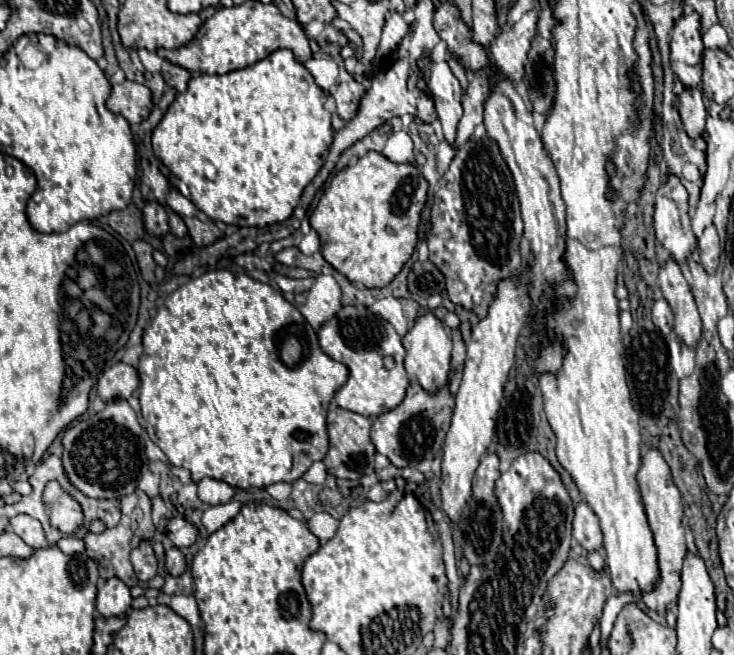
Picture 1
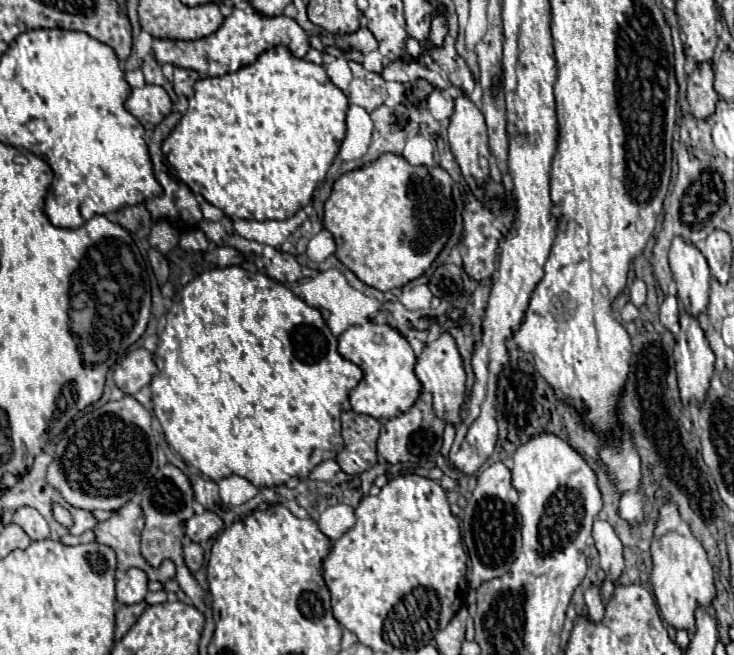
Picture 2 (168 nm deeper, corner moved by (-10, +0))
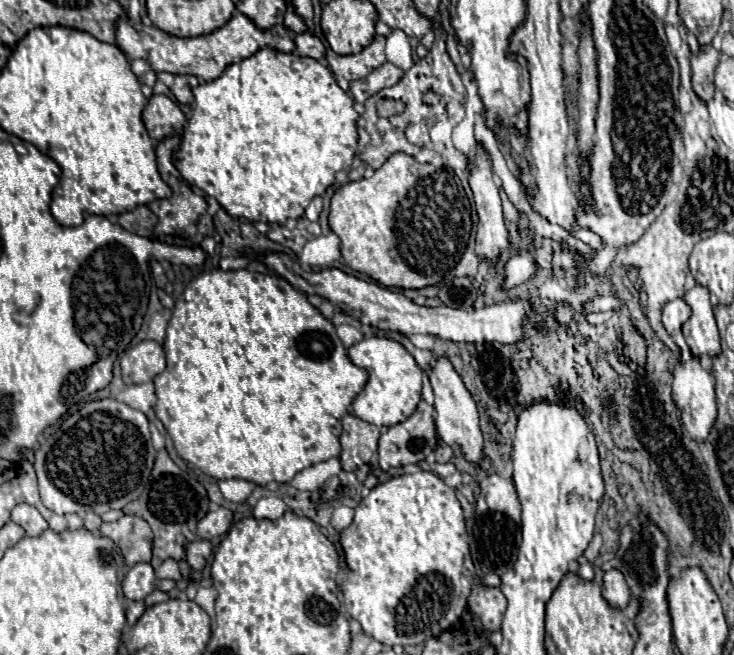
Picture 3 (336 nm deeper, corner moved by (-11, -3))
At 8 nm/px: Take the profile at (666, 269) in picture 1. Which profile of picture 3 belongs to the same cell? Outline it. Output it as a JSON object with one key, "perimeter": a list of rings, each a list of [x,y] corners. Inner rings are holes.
{"perimeter":[[[690,356],[690,360],[678,362],[674,366],[674,384],[672,384],[672,400],[680,412],[682,426],[694,440],[704,440],[716,420],[716,396],[714,396],[714,374],[702,368],[700,358]]]}

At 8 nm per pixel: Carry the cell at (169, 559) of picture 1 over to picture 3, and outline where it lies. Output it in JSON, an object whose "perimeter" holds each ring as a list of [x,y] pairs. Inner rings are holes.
{"perimeter":[[[194,540],[186,548],[186,558],[192,570],[202,570],[210,554],[212,554],[212,544],[208,540]]]}

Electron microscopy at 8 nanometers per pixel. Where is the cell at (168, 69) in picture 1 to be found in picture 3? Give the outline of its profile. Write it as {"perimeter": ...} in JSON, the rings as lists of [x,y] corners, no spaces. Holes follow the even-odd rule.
{"perimeter":[[[176,76],[176,84],[172,86],[172,94],[176,96],[176,100],[180,104],[192,104],[194,102],[194,94],[192,94],[194,86],[198,86],[196,76]]]}

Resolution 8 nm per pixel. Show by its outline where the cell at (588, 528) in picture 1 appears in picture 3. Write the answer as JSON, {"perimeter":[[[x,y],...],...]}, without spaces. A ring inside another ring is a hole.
{"perimeter":[[[610,570],[604,574],[604,586],[602,586],[602,596],[608,600],[610,606],[624,608],[630,600],[630,588],[624,580],[624,574],[620,570]]]}

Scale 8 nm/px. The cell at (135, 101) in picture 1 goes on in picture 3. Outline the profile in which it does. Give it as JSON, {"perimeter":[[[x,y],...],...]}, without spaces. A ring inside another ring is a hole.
{"perimeter":[[[154,94],[146,108],[142,110],[142,120],[144,126],[150,134],[152,140],[162,140],[170,134],[176,134],[178,128],[182,128],[184,124],[184,114],[178,108],[176,102],[172,102],[168,96],[162,94]]]}

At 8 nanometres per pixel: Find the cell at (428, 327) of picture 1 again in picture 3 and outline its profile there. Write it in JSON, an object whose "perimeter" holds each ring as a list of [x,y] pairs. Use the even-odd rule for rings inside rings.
{"perimeter":[[[438,356],[428,378],[430,378],[432,390],[434,390],[434,398],[436,398],[434,408],[436,408],[438,436],[454,450],[460,450],[466,456],[466,460],[480,462],[482,460],[482,442],[484,442],[482,430],[480,430],[480,414],[478,414],[476,402],[474,402],[472,394],[466,390],[460,374],[454,370],[452,362],[446,356]]]}

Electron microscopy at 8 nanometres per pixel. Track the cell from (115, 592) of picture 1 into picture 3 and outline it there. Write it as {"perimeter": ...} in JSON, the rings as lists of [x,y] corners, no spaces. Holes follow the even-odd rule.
{"perimeter":[[[150,564],[132,566],[122,582],[122,592],[128,600],[144,600],[154,588],[156,588],[156,576]]]}

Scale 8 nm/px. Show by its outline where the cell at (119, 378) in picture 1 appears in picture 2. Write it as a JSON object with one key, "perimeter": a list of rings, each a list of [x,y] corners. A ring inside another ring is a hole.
{"perimeter":[[[137,347],[121,359],[117,369],[113,371],[113,379],[123,393],[135,395],[141,387],[151,383],[155,373],[157,365],[153,361],[153,353],[145,347]]]}

